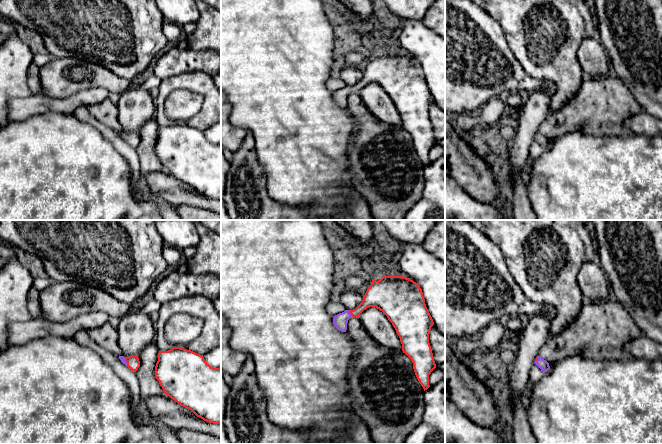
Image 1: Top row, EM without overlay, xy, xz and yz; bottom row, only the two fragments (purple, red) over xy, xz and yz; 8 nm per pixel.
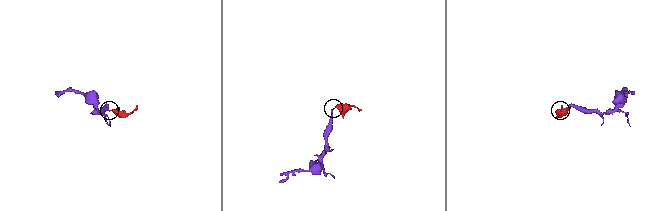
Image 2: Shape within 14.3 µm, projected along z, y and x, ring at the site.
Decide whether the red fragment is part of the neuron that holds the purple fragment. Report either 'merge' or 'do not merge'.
merge

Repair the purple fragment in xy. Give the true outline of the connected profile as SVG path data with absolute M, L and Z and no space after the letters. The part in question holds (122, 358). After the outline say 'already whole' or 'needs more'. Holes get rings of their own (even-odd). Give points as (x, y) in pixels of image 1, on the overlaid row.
M132 355L129 357L119 356L119 359L123 364L129 367L132 371L136 372L140 367L140 361L137 355Z; needs more

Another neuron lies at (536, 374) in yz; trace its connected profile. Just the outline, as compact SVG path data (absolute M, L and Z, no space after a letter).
M533 363L529 373L530 383L538 383L544 377L544 374L545 372L543 372L535 363Z

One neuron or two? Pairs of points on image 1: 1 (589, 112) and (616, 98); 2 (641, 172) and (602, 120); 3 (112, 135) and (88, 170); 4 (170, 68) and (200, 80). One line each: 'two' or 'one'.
1: one
2: two
3: two
4: two

